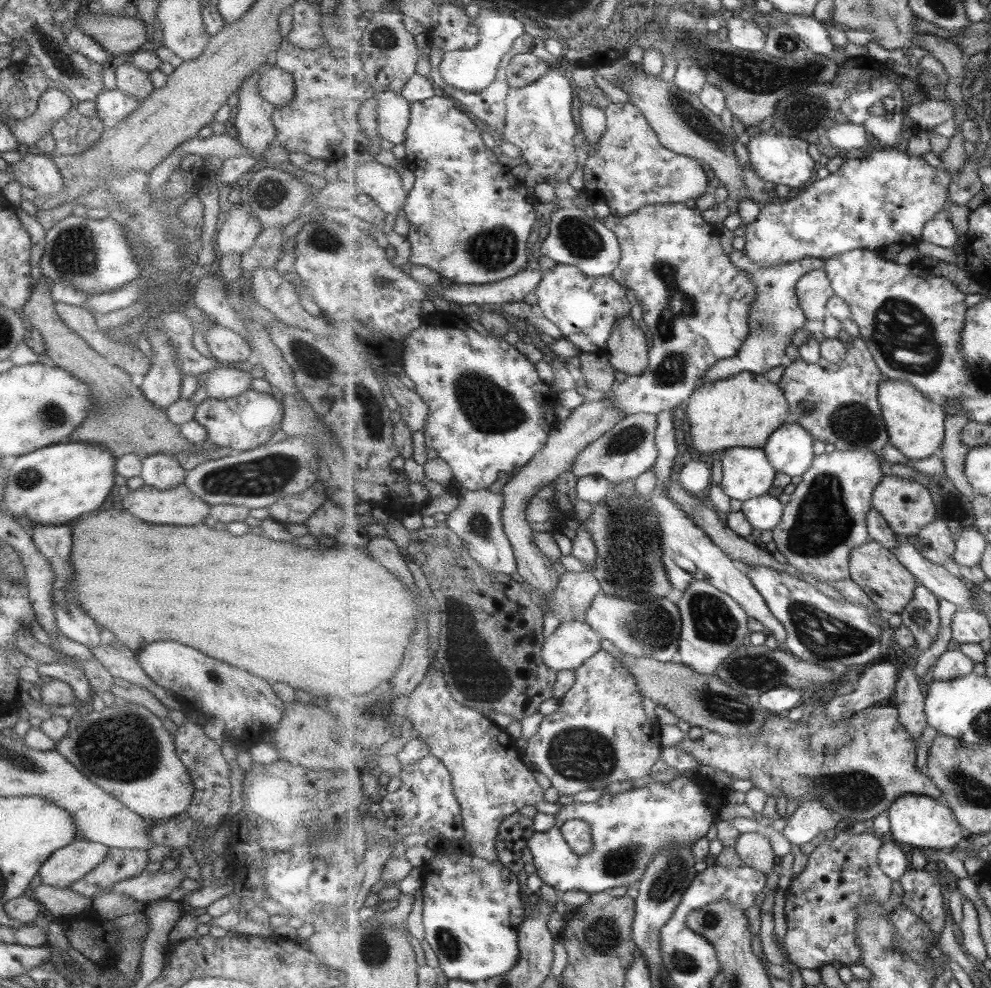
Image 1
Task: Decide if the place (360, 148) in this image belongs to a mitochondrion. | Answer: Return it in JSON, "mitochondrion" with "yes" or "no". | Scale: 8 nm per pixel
{"mitochondrion":"no"}

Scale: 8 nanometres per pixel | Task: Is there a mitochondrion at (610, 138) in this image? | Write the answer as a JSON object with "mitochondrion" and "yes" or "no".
{"mitochondrion":"no"}

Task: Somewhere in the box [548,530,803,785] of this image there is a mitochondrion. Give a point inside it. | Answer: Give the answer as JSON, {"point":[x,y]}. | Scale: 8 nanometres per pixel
{"point":[713,622]}

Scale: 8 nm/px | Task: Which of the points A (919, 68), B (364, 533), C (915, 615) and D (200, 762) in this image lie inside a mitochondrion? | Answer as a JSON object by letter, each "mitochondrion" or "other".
{"A":"other","B":"other","C":"other","D":"mitochondrion"}

